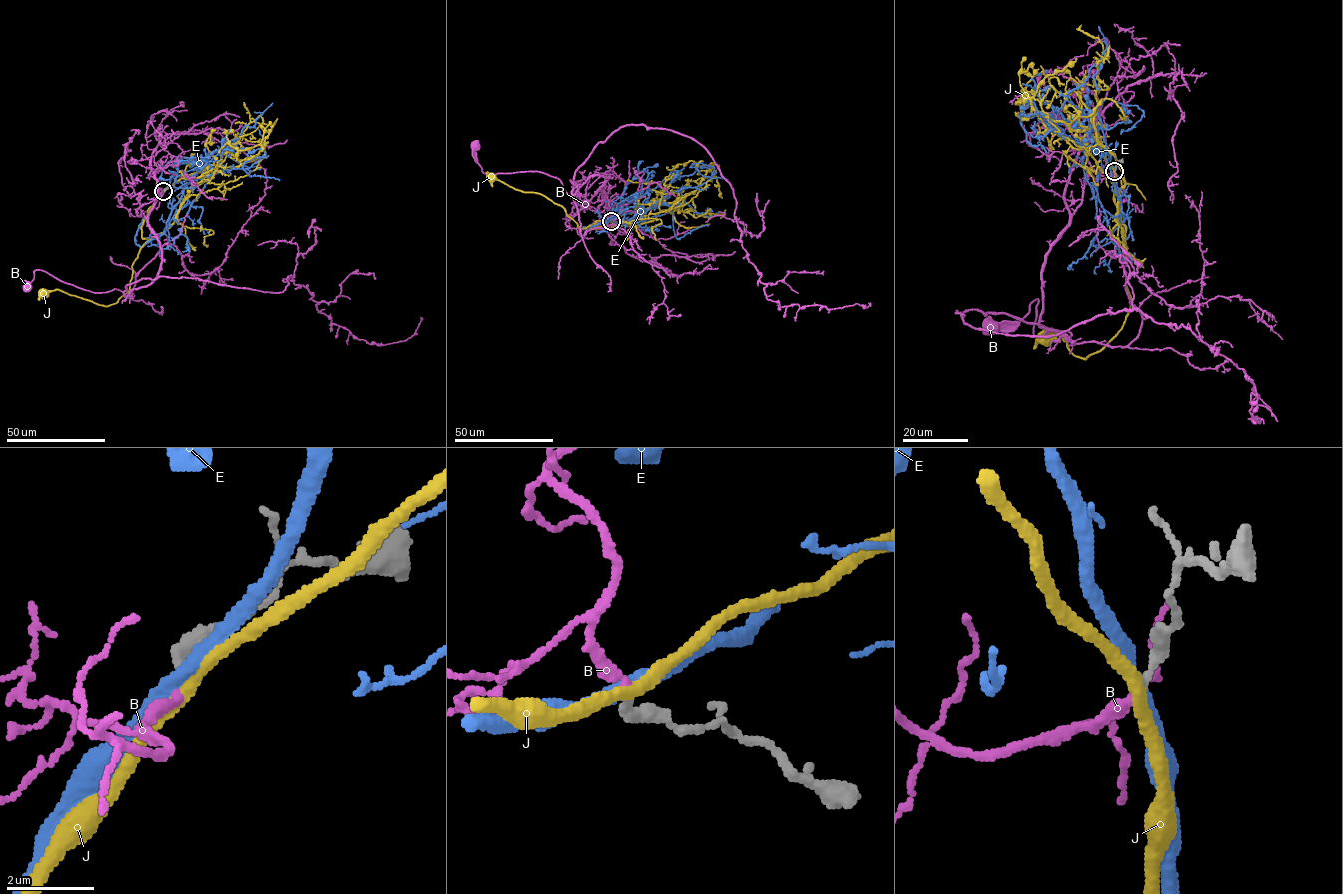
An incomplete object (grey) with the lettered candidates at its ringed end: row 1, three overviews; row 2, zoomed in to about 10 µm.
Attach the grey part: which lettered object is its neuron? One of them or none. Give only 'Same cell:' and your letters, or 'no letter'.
Same cell: B

